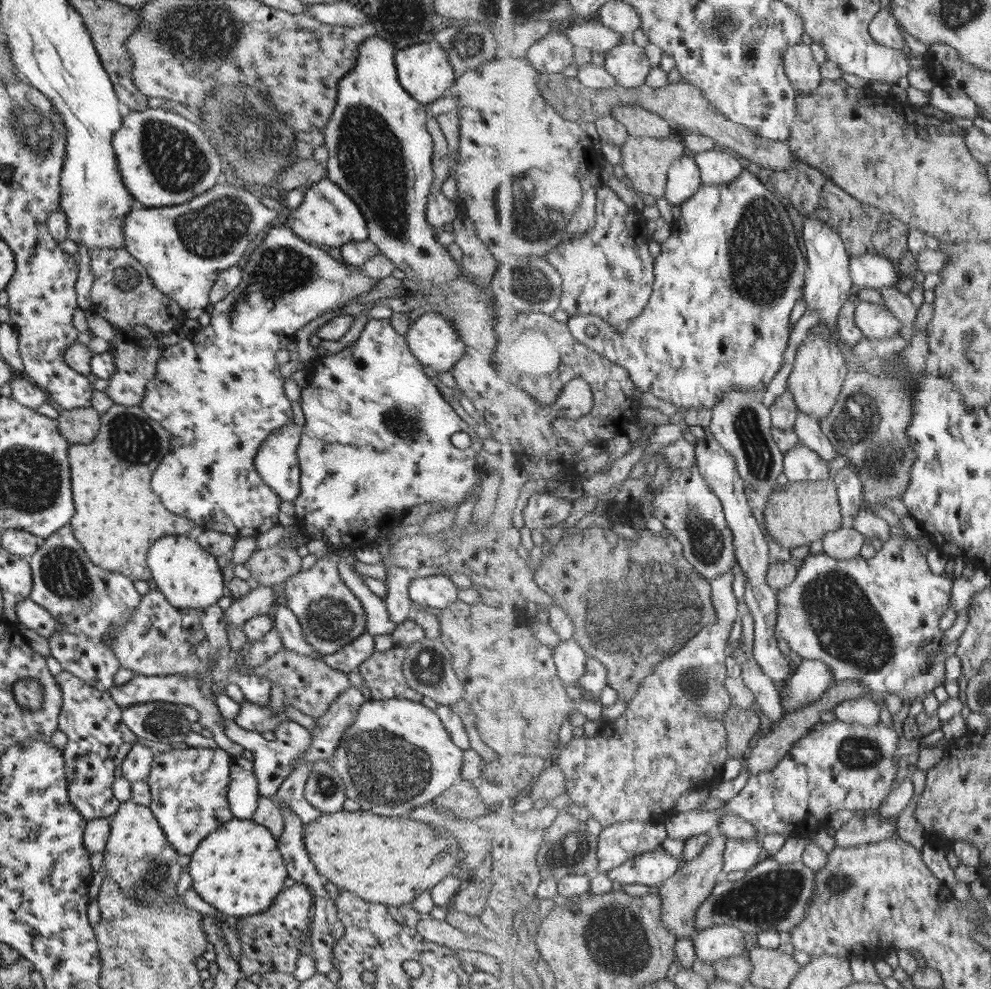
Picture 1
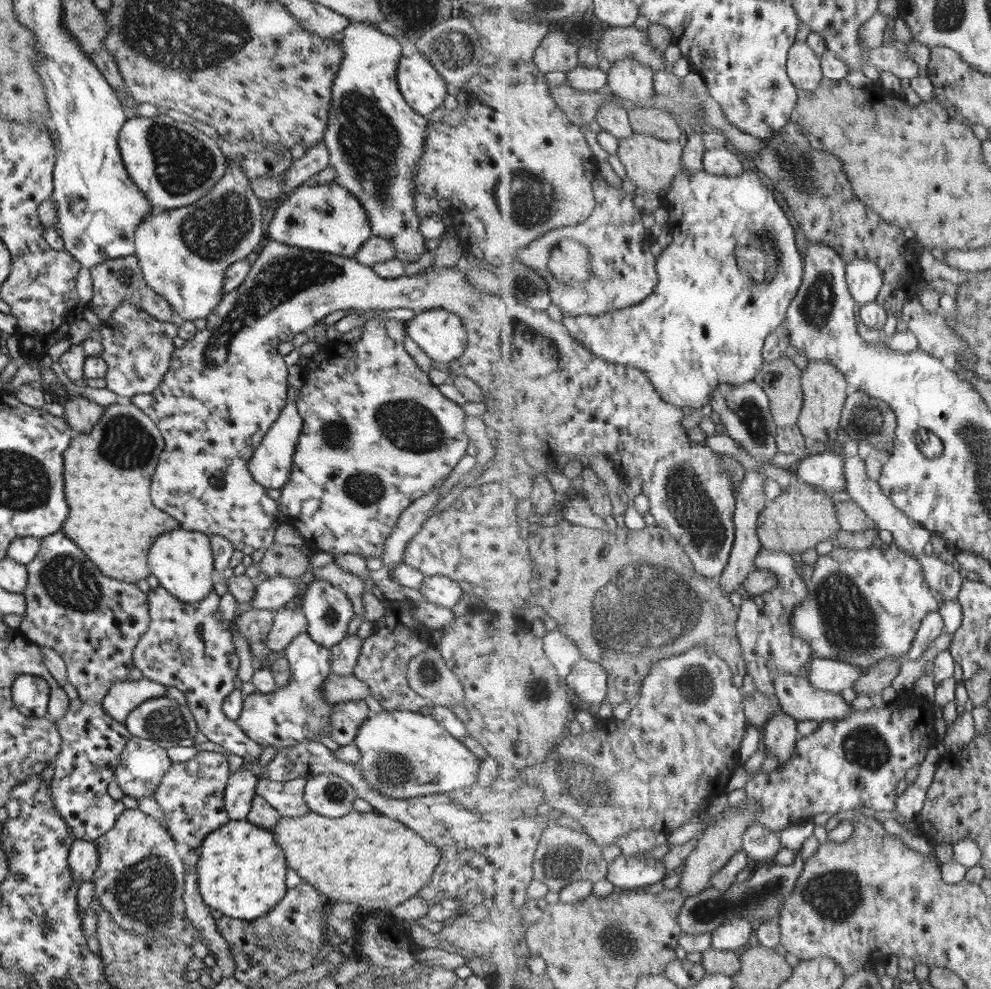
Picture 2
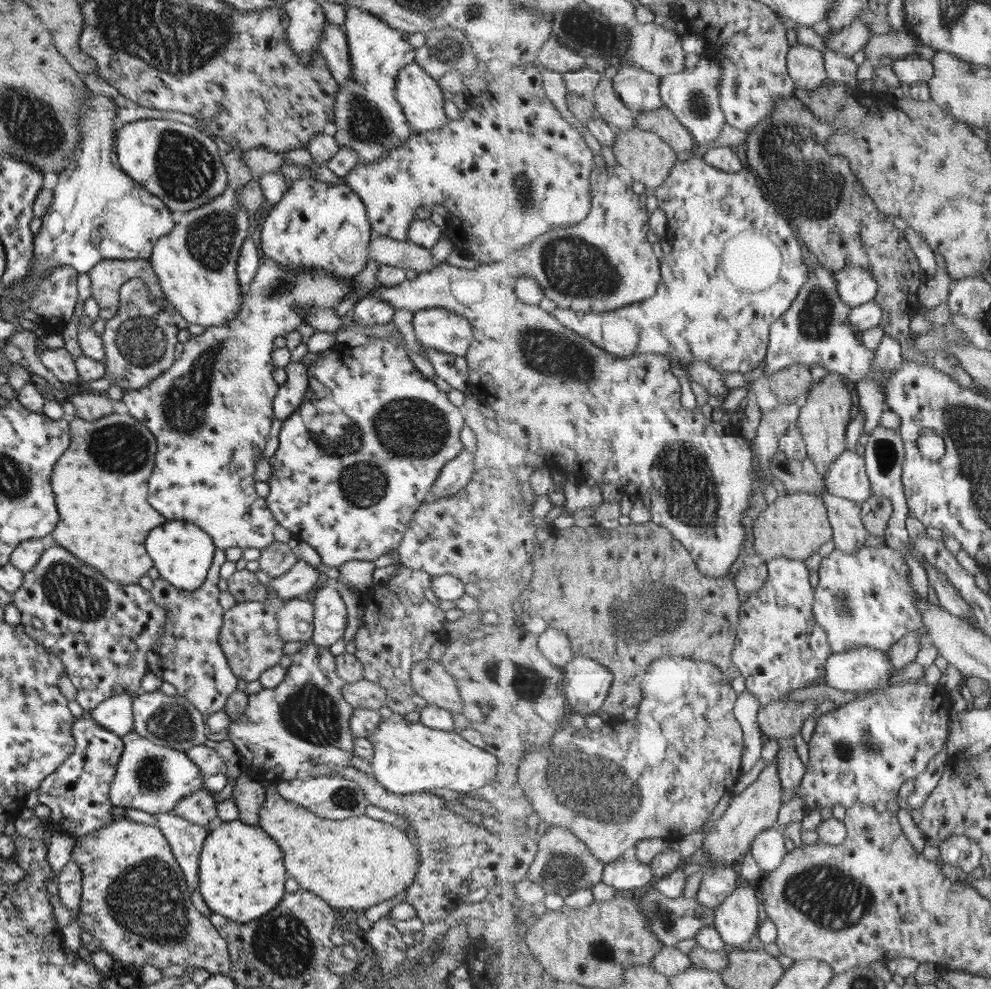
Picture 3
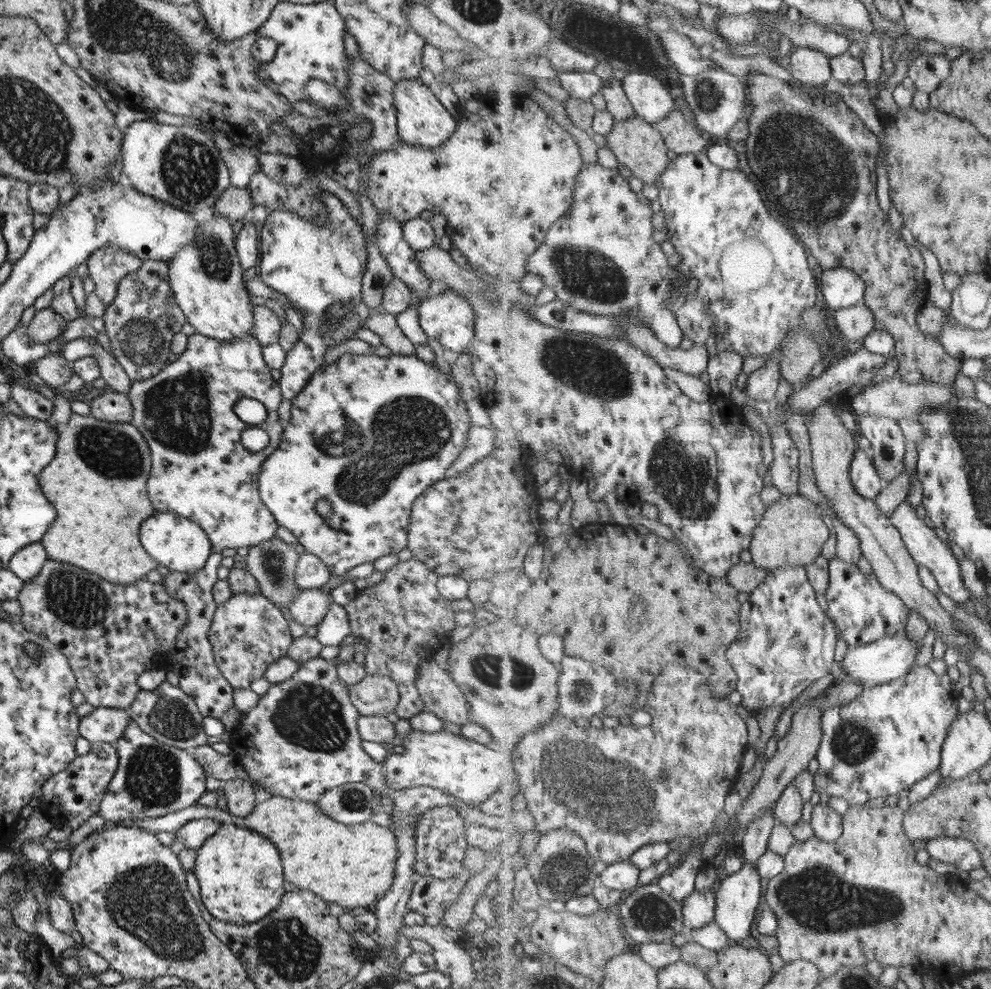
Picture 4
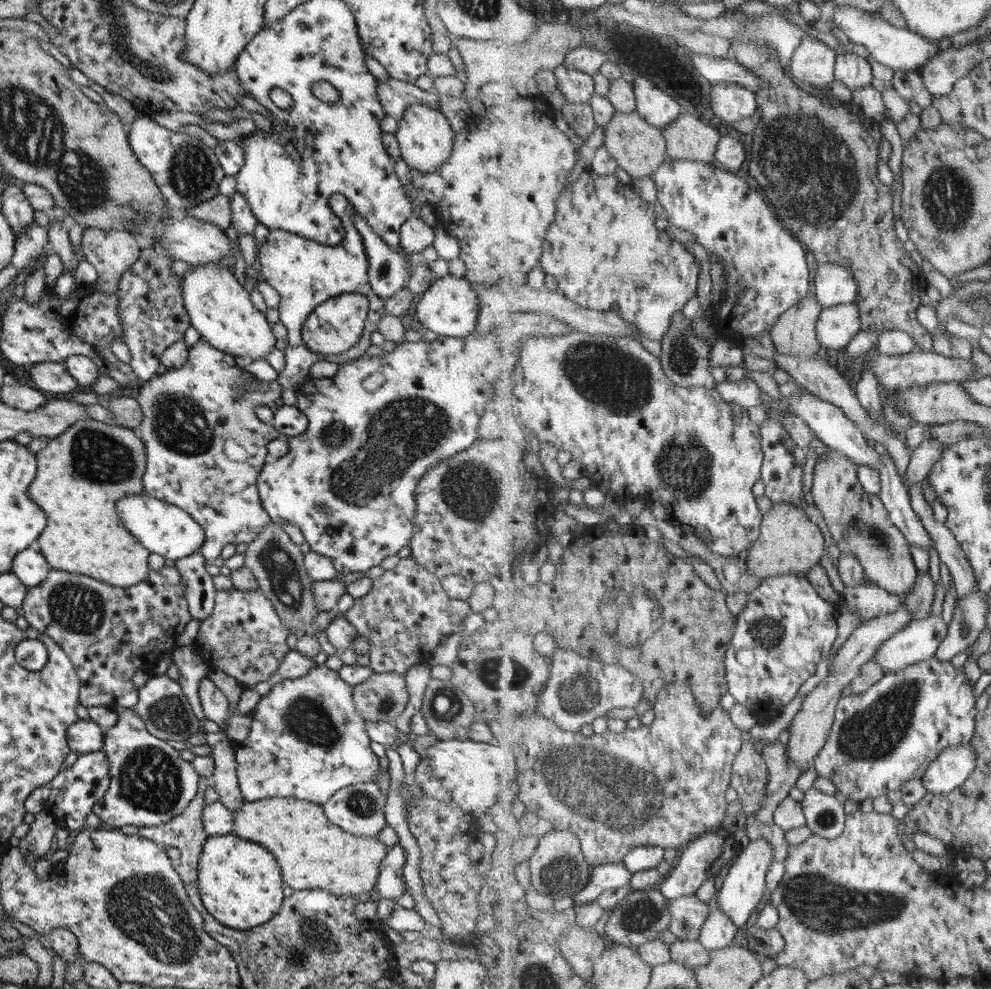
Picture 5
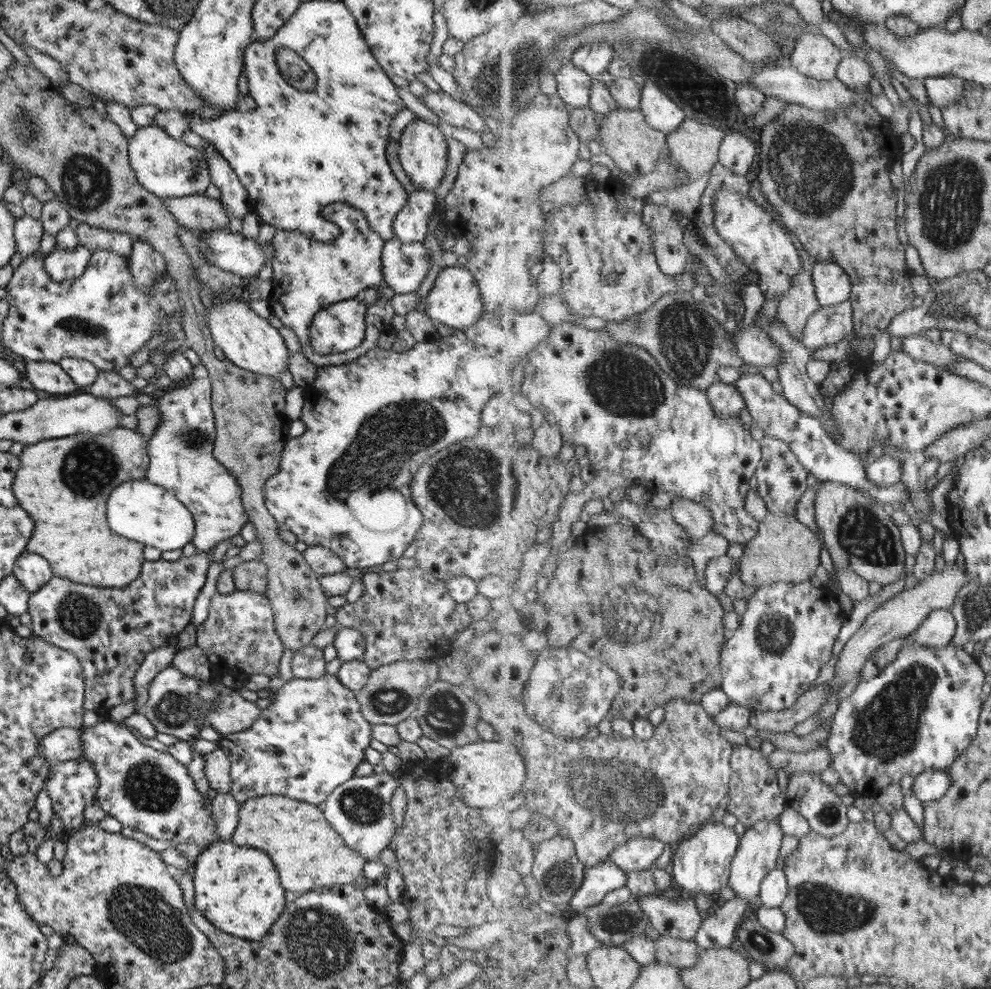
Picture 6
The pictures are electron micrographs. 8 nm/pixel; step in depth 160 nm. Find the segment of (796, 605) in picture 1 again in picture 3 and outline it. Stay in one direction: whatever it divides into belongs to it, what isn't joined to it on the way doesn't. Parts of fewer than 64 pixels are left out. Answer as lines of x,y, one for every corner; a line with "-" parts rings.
870,542
857,552
845,552
835,548
822,559
819,570
819,583
815,588
816,601
813,614
817,622
827,631
834,653
861,650
864,646
873,650
889,652
892,646
914,630
924,629
924,617
916,606
918,595
909,585
909,566
901,553
879,542

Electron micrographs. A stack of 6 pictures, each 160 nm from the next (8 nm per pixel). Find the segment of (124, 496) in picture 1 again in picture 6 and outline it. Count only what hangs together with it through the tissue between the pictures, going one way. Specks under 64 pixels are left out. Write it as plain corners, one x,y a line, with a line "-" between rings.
118,426
107,434
47,439
21,450
12,493
35,524
24,550
43,556
55,577
107,588
124,587
138,577
144,545
111,534
105,524
105,498
125,480
144,479
146,441
136,430

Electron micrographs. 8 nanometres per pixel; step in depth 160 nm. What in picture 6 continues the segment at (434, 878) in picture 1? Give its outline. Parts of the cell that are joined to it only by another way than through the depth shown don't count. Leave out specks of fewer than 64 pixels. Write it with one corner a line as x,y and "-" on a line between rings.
277,795
245,800
238,810
236,827
230,834
237,846
263,850
279,874
279,884
295,895
308,890
355,883
362,876
364,858
351,850
329,826
317,805

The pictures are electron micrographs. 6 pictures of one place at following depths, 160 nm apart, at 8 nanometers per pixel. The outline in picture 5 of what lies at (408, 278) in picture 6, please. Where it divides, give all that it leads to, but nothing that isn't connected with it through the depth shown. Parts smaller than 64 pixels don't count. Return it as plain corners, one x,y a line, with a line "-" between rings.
356,217
362,235
363,250
367,256
367,280
371,290
382,299
403,289
410,275
410,264
405,251
391,250
377,235
366,229

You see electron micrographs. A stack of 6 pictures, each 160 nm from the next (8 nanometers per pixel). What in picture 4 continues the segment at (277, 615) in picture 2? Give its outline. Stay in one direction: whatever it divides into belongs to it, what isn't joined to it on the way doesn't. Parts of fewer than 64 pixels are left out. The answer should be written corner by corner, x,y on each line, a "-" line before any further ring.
319,589
301,590
294,601
287,606
291,618
304,628
316,626
324,617
330,605
330,593

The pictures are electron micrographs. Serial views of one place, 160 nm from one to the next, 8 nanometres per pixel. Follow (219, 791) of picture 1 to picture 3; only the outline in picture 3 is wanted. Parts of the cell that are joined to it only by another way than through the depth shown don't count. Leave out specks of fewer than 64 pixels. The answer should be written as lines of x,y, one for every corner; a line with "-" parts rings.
198,786
197,791
183,797
173,807
172,813
191,821
194,825
209,826
209,820
215,820
217,803
213,801
215,794
210,794
204,787

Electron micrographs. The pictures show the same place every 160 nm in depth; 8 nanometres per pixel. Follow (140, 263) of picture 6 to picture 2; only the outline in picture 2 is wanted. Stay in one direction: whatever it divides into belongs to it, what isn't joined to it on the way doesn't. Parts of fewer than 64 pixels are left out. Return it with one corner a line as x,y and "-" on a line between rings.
121,301
120,305
110,316
109,330
115,348
102,350
99,355
106,364
105,387
119,396
121,401
128,401
136,394
149,394
157,388
169,368
174,349
171,340
176,337
178,328
170,322
153,320
132,302

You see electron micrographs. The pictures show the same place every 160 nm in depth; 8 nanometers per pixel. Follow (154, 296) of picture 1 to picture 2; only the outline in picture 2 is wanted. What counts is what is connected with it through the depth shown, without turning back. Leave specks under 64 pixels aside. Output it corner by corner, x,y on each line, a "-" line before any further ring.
134,255
100,262
89,269
89,274
92,280
92,297
87,307
101,322
110,319
113,310
121,306
121,301
132,302
133,306
143,310
153,320
169,322
172,313
169,303
145,284
137,257

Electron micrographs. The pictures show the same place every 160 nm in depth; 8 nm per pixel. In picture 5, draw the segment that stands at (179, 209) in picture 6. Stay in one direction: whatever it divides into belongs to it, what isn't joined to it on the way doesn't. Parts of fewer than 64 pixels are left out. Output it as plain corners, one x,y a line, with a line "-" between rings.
217,193
213,198
199,202
197,206
184,210
184,213
196,220
214,224
224,230
231,222
231,205
229,205
229,202
229,196

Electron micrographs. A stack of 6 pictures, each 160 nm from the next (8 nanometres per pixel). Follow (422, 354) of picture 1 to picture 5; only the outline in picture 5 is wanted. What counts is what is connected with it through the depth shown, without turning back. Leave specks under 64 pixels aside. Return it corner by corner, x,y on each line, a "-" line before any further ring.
447,274
443,278
436,278
421,293
416,303
415,318
427,330
435,332
439,337
463,338
472,333
477,321
478,298
470,282
464,277

